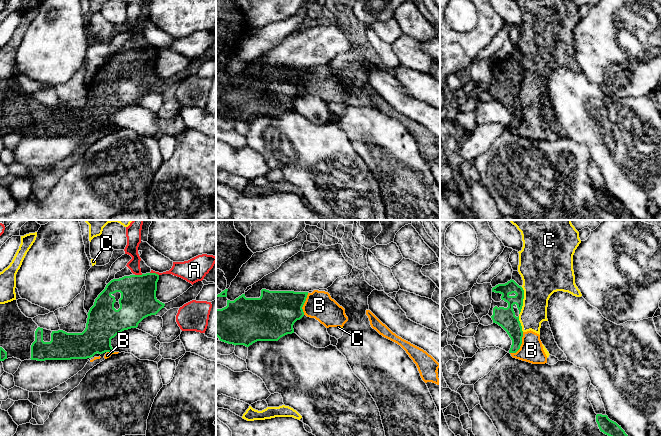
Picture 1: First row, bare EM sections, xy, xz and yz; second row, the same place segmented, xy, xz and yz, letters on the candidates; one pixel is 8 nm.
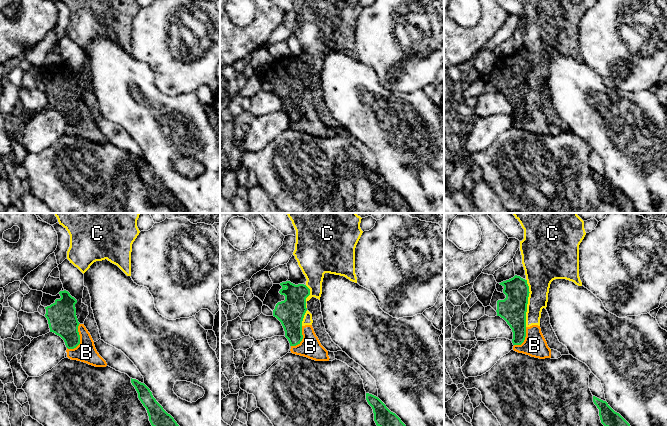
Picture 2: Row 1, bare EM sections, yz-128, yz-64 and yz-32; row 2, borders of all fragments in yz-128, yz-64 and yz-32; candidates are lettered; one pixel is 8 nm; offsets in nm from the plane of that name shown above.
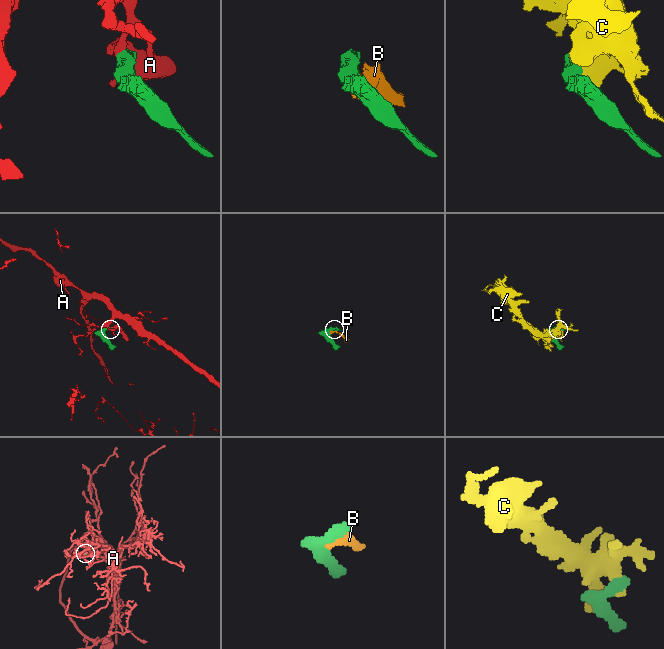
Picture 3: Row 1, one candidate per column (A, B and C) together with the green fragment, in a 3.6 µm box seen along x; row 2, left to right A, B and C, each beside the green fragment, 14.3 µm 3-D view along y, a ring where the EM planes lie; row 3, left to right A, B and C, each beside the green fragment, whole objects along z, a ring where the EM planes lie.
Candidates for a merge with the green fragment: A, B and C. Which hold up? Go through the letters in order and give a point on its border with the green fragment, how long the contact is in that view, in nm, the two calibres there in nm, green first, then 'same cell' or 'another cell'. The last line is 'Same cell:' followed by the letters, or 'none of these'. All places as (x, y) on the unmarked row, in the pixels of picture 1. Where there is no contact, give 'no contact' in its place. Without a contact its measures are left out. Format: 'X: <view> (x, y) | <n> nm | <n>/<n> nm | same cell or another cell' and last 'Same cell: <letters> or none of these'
A: xy (154, 49) | 80 nm | 280/140 nm | another cell
B: yz (520, 121) | 200 nm | 150/190 nm | another cell
C: yz (522, 77) | 220 nm | 160/300 nm | another cell
Same cell: none of these

